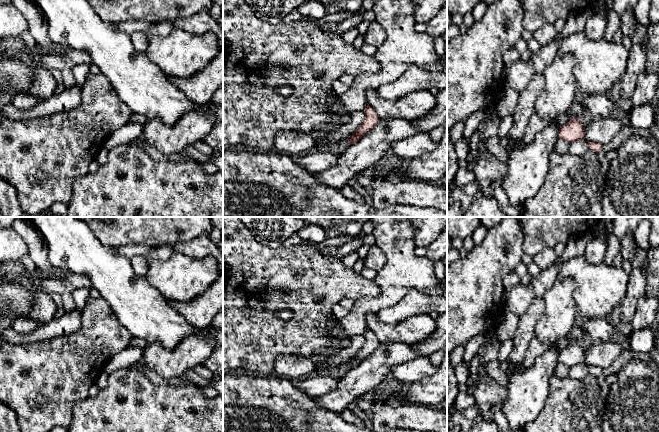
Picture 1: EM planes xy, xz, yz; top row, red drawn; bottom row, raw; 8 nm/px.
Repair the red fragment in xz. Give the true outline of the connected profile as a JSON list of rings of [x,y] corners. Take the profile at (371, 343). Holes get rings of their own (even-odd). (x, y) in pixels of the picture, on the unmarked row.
[[[367,329],[364,333],[365,342],[361,349],[355,354],[354,358],[346,362],[346,364],[352,369],[359,365],[366,357],[373,353],[377,347],[380,345],[380,342],[376,335],[370,330]]]

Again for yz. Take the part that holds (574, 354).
[[[572,341],[568,347],[560,351],[559,362],[569,368],[576,364],[585,364],[585,350],[578,342]]]

